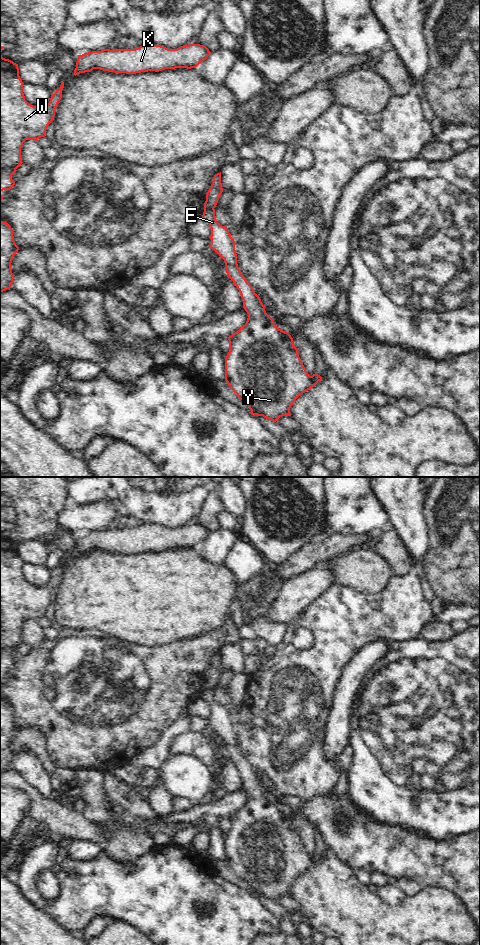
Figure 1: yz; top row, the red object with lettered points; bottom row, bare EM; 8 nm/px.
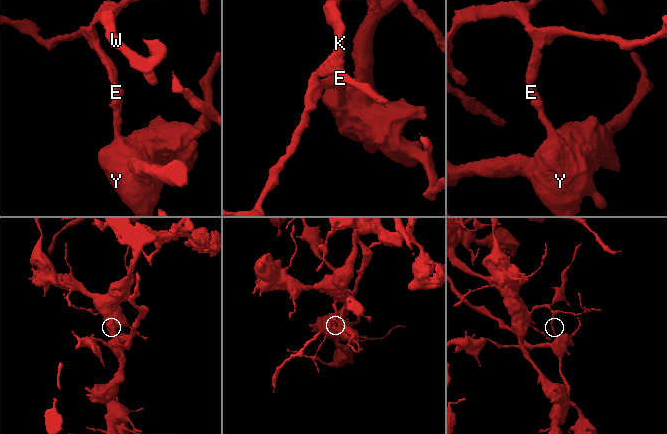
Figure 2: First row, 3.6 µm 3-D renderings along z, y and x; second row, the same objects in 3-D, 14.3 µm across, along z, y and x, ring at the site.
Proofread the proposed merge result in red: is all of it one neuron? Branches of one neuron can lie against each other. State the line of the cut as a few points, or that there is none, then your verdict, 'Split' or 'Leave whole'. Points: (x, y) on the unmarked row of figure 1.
Split along yz (213, 688), (208, 688), (204, 691). Split

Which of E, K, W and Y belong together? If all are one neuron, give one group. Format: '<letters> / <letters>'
E Y / K W

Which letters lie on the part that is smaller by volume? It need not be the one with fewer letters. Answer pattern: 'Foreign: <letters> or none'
Foreign: E, Y

